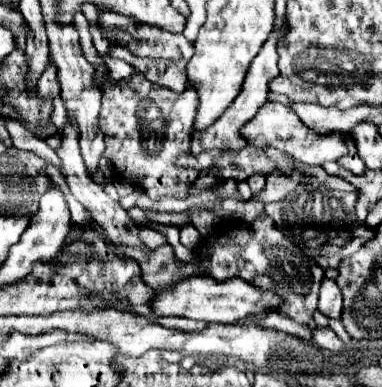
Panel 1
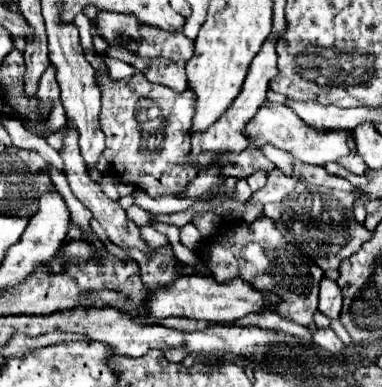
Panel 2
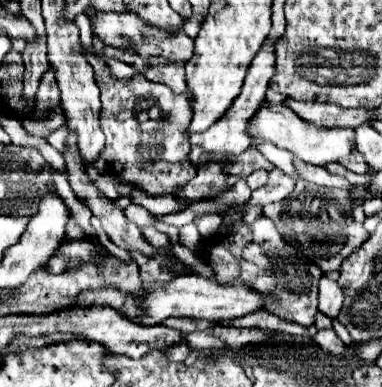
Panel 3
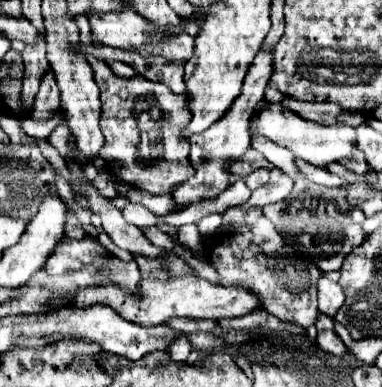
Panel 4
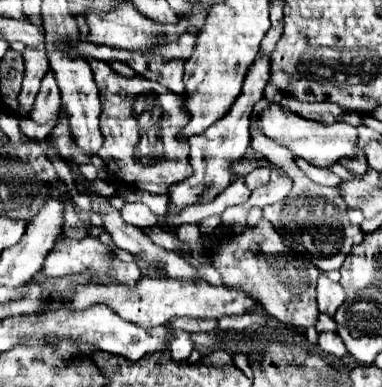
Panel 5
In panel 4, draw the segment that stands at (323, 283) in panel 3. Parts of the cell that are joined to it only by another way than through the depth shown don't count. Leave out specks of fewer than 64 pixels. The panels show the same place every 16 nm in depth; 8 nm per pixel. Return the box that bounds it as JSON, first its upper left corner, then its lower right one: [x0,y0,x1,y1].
[318,274,344,318]

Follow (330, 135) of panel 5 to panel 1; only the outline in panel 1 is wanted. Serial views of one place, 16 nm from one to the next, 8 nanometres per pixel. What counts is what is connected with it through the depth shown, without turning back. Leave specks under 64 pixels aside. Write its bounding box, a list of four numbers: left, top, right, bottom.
[240,102,348,164]

